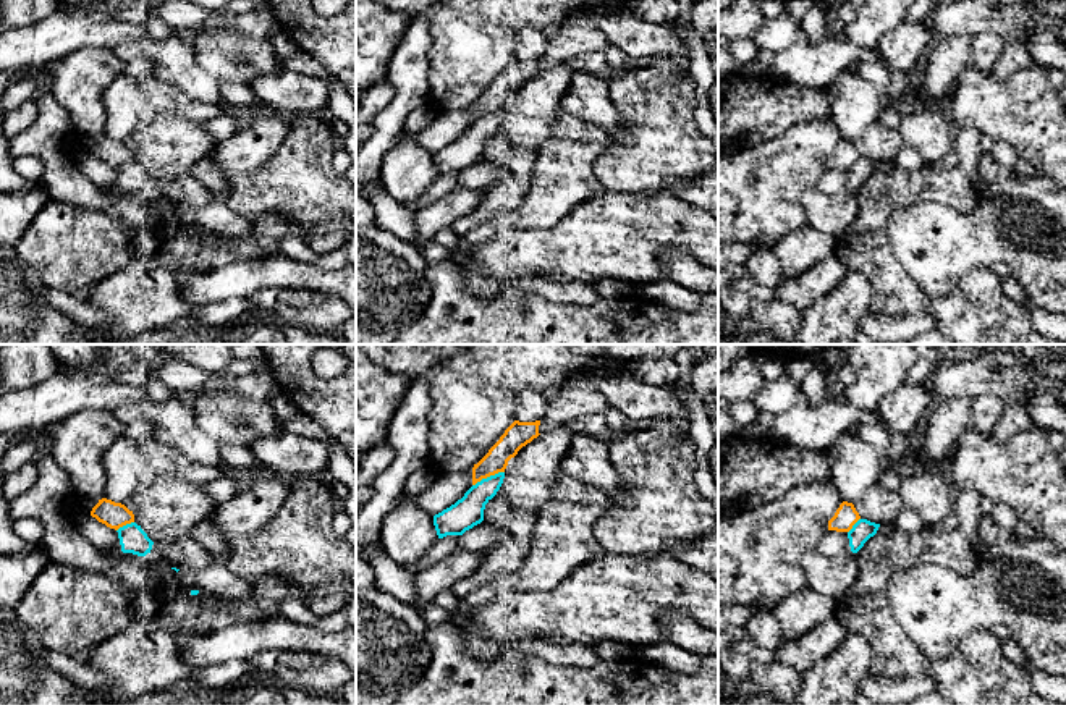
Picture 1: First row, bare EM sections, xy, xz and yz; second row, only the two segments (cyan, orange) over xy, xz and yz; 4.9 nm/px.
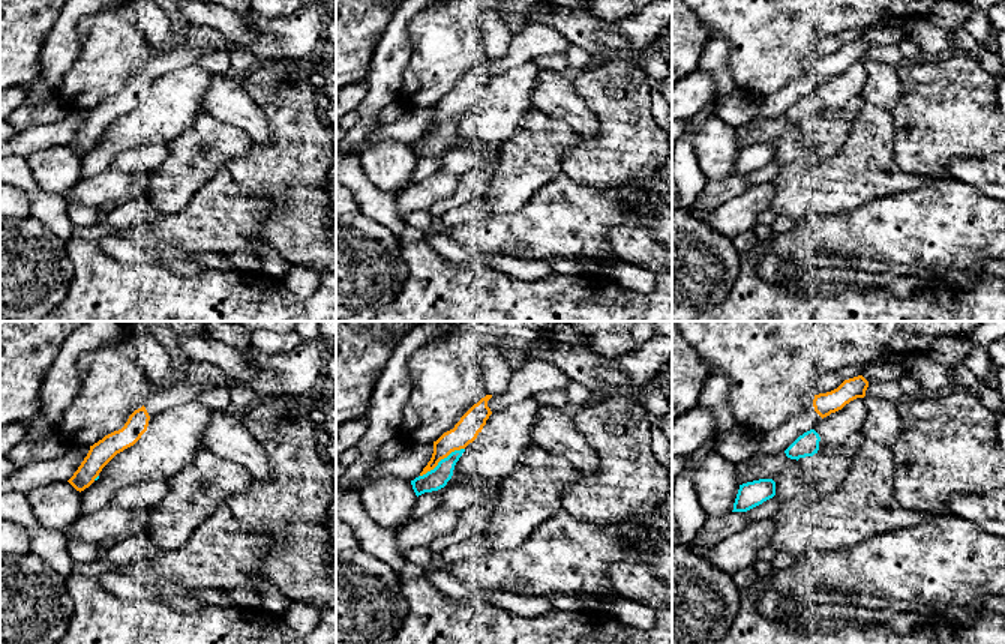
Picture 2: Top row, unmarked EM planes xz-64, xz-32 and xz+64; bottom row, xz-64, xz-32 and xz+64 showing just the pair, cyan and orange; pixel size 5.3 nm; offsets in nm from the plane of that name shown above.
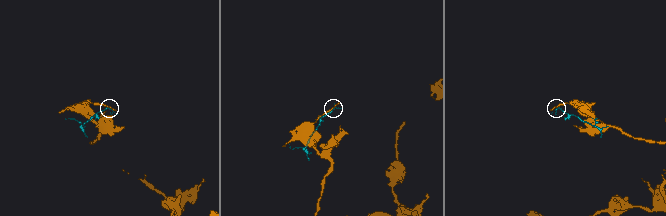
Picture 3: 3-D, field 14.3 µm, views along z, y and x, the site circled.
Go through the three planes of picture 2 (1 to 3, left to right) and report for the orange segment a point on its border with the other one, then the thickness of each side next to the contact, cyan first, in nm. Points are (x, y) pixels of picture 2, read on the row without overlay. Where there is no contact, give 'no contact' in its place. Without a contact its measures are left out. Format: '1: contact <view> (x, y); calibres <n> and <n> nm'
1: contact xz-64 (96, 141); calibres 20 and 120 nm
2: contact xz-32 (441, 123); calibres 120 and 140 nm
3: no contact

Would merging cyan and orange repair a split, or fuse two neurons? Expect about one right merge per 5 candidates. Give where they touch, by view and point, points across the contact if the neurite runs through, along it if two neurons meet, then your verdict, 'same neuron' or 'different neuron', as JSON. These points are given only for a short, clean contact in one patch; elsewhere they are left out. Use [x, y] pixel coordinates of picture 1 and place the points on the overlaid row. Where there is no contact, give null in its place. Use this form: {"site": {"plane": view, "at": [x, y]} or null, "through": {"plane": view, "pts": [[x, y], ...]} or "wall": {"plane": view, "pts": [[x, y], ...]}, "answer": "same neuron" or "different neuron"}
{"site": {"plane": "xz", "at": [487, 477]}, "answer": "different neuron"}

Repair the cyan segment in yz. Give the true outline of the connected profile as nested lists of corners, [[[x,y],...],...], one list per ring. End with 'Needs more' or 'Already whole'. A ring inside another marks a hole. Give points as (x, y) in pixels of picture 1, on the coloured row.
[[[859,519],[848,532],[851,551],[857,553],[864,543],[877,534],[878,527],[880,524],[870,522],[867,519]]]. Already whole

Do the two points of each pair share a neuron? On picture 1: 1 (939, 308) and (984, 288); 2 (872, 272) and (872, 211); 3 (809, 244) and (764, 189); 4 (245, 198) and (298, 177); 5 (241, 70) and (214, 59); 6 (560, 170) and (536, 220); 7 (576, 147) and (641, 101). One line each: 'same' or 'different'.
1: same
2: same
3: different
4: same
5: same
6: same
7: different

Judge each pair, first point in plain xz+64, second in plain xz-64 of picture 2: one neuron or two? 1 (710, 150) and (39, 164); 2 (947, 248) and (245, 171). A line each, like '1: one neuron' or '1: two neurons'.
1: one neuron
2: two neurons

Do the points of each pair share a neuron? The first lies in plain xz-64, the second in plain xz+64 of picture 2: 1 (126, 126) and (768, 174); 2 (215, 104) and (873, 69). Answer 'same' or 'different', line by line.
1: different
2: same

